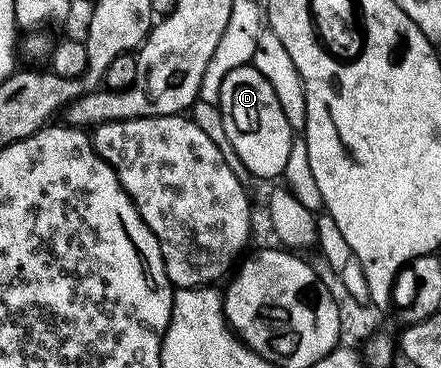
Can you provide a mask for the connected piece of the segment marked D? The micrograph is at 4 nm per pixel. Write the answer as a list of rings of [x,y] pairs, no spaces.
[[[251,64],[234,68],[222,80],[219,110],[224,134],[236,153],[235,161],[240,161],[256,178],[279,179],[290,157],[294,131],[286,120],[274,88],[270,88],[270,81]]]

